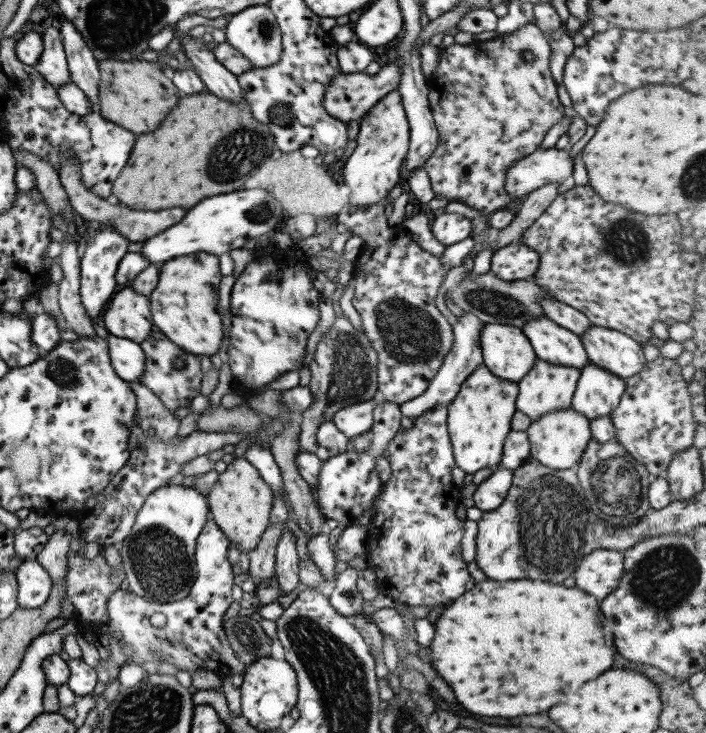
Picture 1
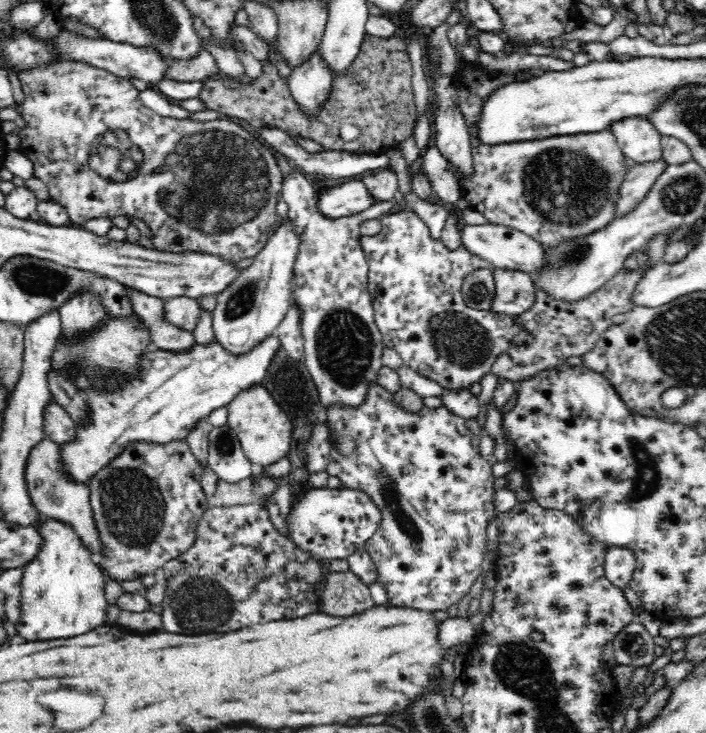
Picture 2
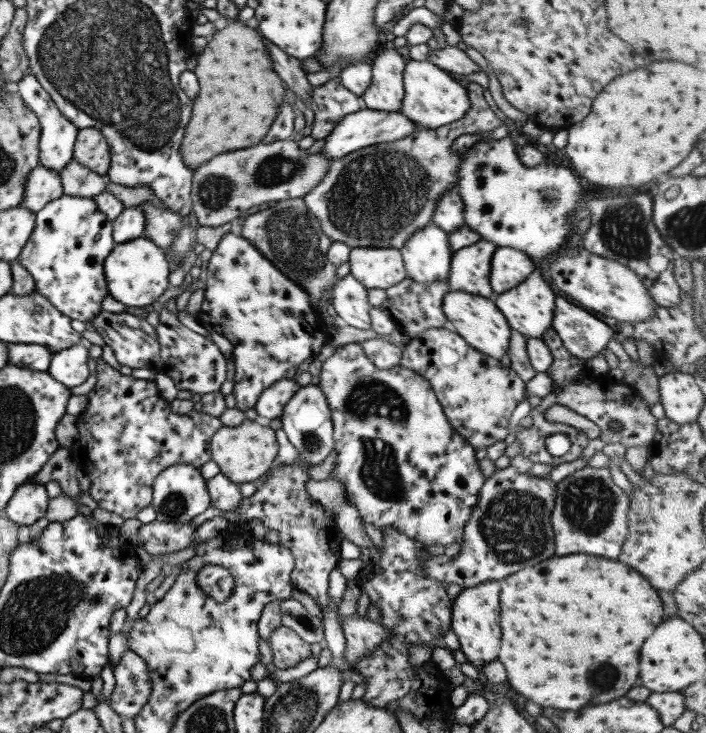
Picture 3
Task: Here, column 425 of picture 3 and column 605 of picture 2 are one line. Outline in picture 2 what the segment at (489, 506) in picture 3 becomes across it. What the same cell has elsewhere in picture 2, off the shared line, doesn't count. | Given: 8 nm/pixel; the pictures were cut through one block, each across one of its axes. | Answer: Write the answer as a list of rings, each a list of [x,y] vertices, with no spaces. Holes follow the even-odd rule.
[[[607,547],[604,559],[605,577],[616,588],[626,588],[635,572],[635,558],[630,549]]]

